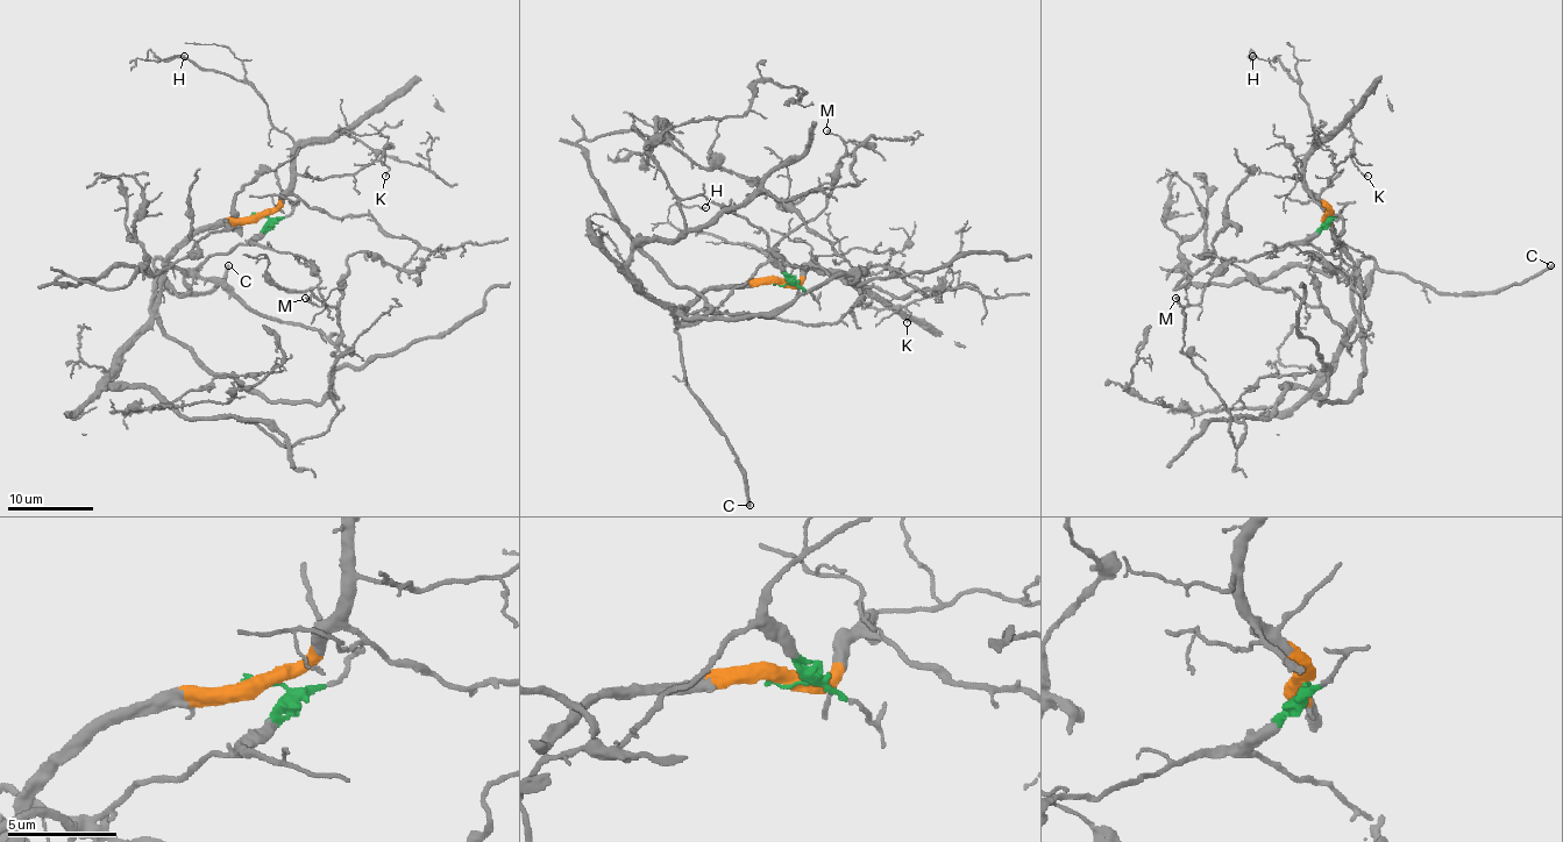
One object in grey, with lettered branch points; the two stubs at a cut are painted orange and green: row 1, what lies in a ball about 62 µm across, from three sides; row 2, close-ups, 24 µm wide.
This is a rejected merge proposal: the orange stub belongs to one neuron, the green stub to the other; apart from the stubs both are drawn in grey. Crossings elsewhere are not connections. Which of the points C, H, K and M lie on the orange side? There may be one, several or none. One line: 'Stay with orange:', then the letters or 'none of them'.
Stay with orange: H, K

